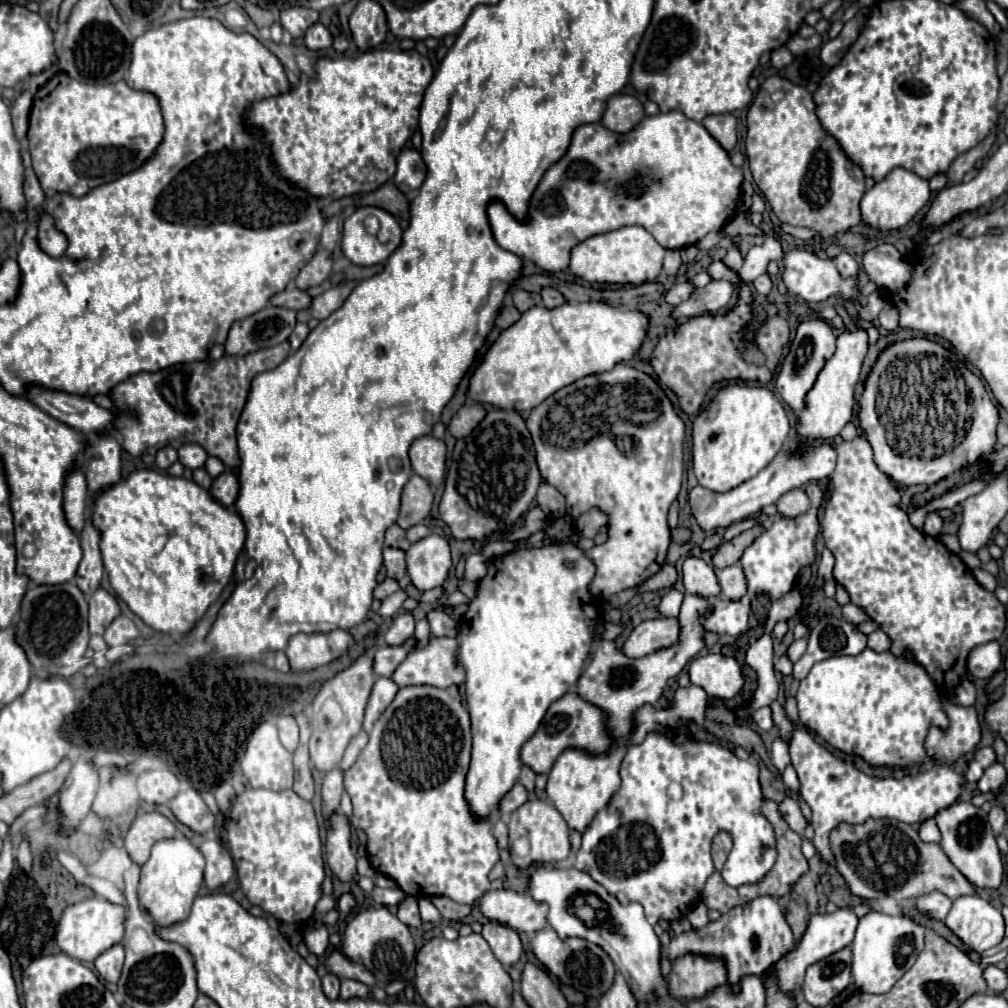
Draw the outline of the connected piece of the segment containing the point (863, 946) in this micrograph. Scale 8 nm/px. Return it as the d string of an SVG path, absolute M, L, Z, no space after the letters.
M869 912L859 920L853 950L853 984L859 992L885 994L895 982L915 964L923 950L923 926L915 924L907 916L887 916L883 912Z

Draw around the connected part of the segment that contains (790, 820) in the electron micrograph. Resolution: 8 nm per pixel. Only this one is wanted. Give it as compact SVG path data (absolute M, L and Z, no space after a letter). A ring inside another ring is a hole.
M787 796L779 806L781 806L781 814L785 814L787 824L789 824L797 834L801 834L801 832L807 828L807 820L805 820L801 808L799 808L799 802Z

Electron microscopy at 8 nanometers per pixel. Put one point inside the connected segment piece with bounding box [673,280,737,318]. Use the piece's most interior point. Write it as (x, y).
(716, 295)

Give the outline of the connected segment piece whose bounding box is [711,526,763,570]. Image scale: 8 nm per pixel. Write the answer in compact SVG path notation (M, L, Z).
M753 526L751 530L741 532L741 534L739 534L737 538L733 538L731 542L725 542L725 544L713 554L711 564L713 564L715 568L719 568L719 570L737 564L739 558L743 556L743 552L745 552L745 548L747 548L747 546L761 534L761 532L763 532L761 526Z

